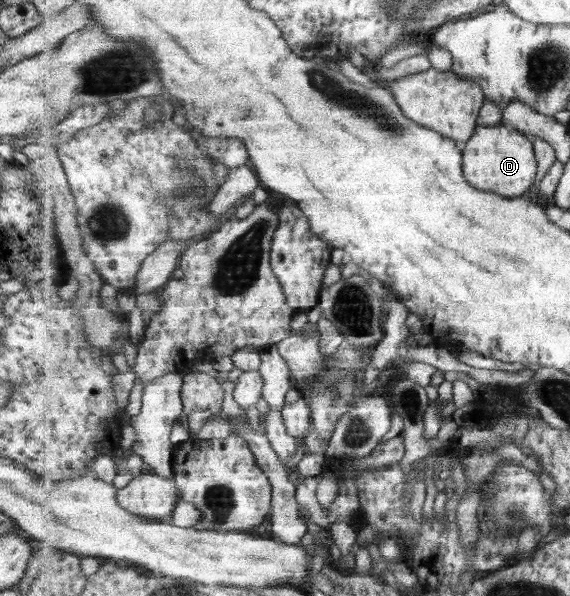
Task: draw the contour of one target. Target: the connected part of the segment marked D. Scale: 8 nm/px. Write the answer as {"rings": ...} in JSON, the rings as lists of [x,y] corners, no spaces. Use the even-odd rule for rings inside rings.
{"rings":[[[507,124],[495,127],[477,127],[472,138],[463,148],[463,168],[465,177],[474,188],[486,192],[496,192],[508,198],[526,196],[534,184],[538,162],[534,156],[534,144],[524,133]]]}

